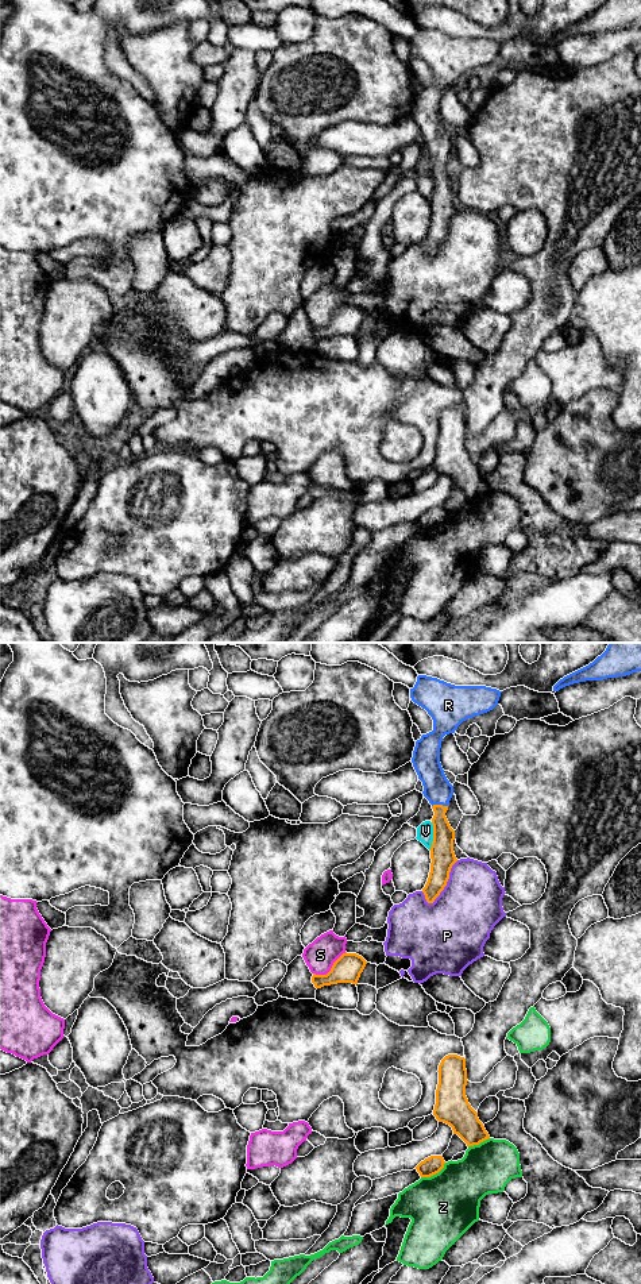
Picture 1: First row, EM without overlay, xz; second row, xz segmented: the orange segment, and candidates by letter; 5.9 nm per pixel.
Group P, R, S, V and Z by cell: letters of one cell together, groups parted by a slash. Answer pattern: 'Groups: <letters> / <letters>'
Groups: P / R / S / V / Z

